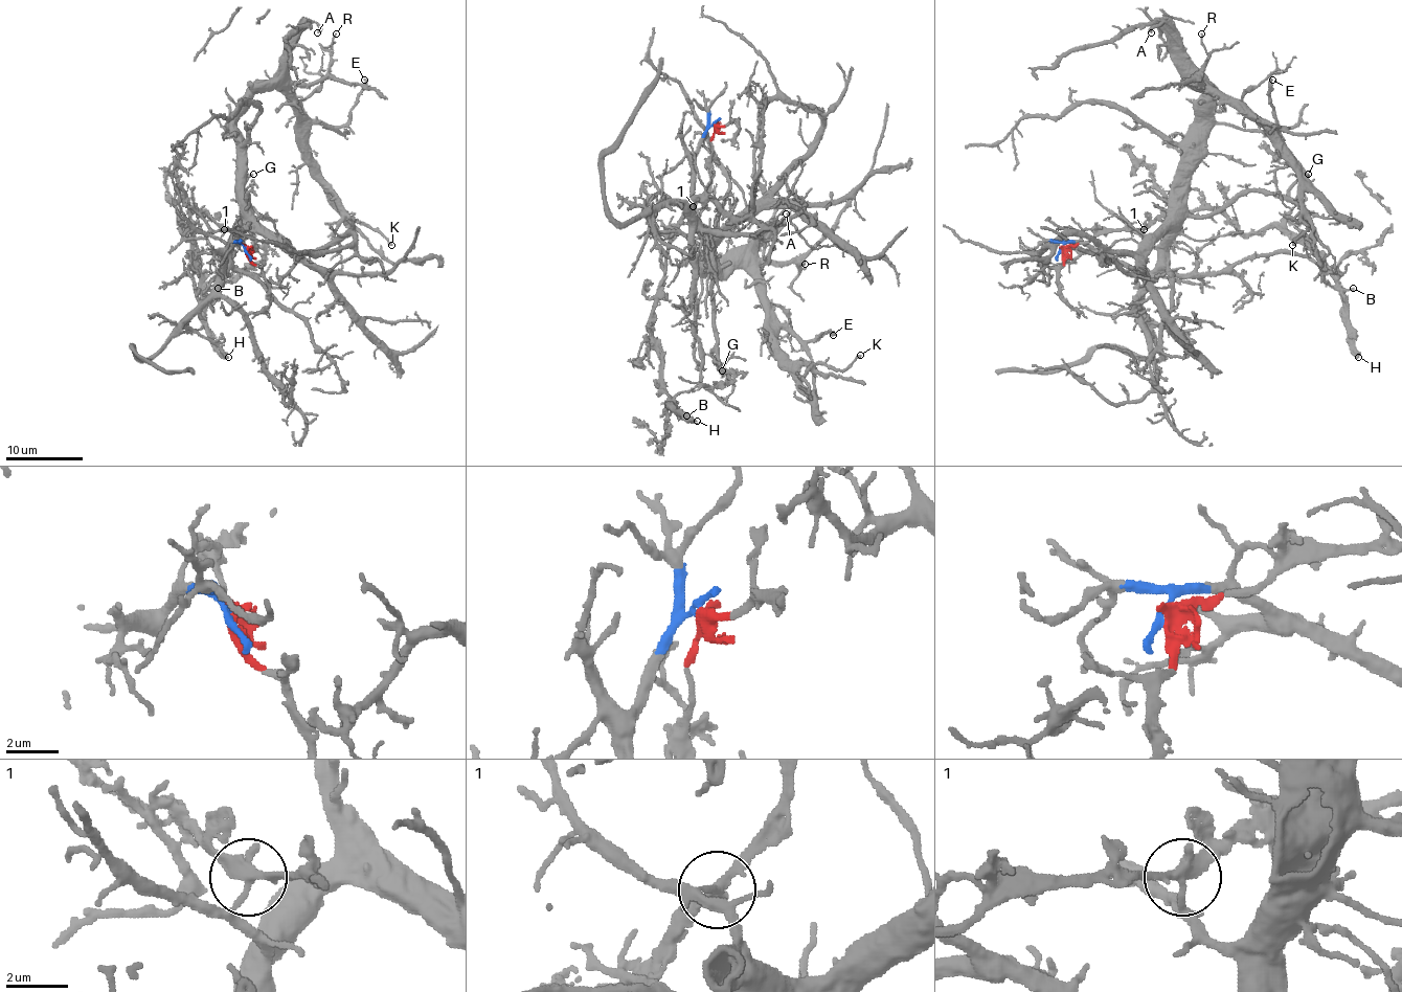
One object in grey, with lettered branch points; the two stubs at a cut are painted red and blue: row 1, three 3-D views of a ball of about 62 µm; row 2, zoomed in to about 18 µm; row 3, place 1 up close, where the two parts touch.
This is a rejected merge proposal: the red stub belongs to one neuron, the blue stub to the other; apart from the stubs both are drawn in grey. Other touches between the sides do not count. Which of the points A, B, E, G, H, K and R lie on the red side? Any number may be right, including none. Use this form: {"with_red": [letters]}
{"with_red": ["B", "H"]}

